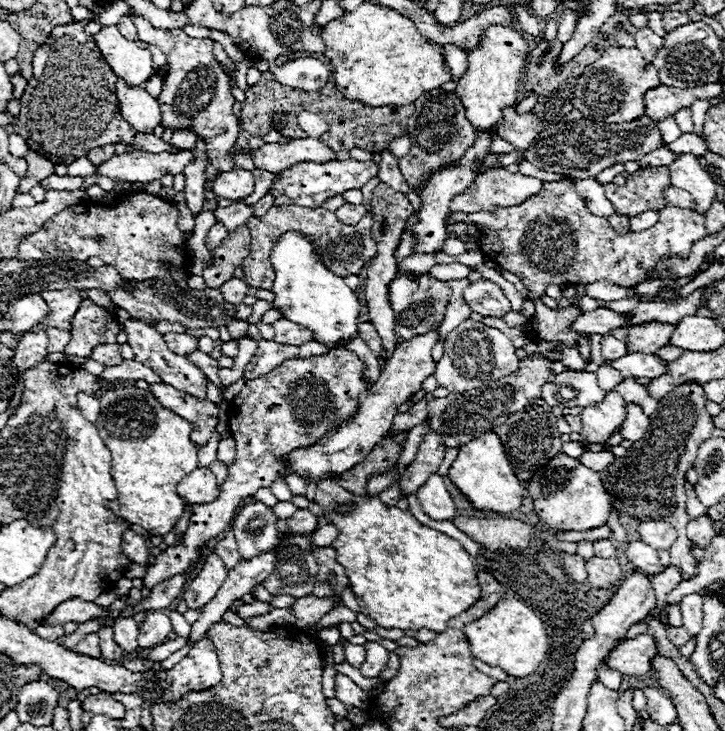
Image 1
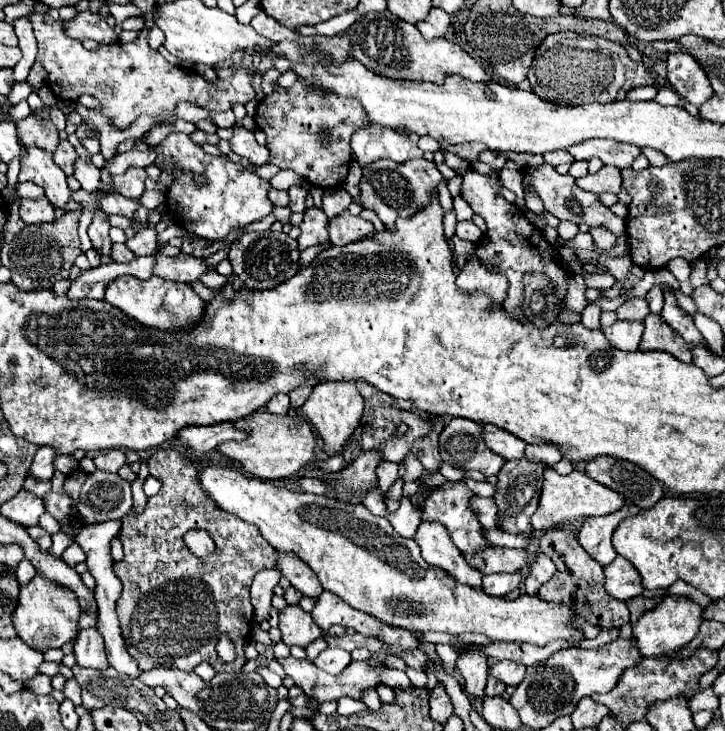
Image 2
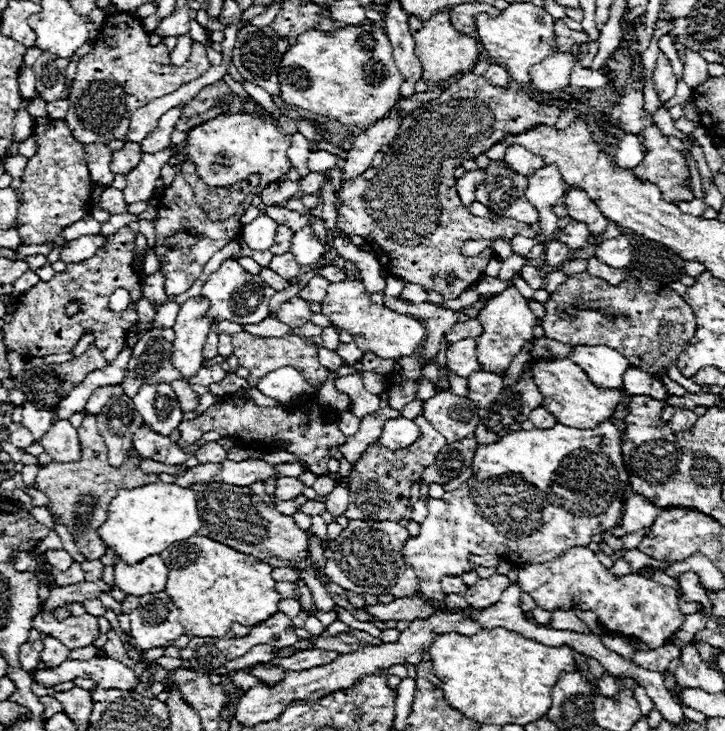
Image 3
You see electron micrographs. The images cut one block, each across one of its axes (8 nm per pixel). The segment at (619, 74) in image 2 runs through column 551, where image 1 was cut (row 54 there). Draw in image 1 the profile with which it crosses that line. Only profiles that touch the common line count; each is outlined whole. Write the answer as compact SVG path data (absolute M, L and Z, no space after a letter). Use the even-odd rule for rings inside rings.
M72 22L66 26L56 26L52 30L52 36L46 40L46 44L42 44L40 50L36 50L34 60L32 60L32 80L26 86L26 92L20 98L20 112L16 116L14 122L14 132L18 136L22 136L28 144L30 150L42 154L44 158L48 158L52 164L72 164L74 160L88 156L88 152L96 146L104 146L104 144L128 144L134 146L136 150L144 148L144 152L176 152L178 148L168 146L162 138L156 138L154 134L144 134L144 132L136 132L118 112L118 100L116 100L116 74L112 72L112 68L106 64L106 60L102 58L100 50L94 44L94 38L88 36L84 32L84 24L86 22Z

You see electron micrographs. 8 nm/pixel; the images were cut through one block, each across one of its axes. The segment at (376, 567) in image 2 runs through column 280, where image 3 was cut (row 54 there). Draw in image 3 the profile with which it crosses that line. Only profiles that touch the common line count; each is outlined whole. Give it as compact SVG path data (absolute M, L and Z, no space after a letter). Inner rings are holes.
M532 2L528 4L510 4L498 18L490 18L488 14L478 14L476 16L476 32L478 40L484 46L486 54L496 62L502 64L510 78L520 82L520 84L530 84L530 66L542 62L544 58L552 56L556 52L556 34L554 34L554 24L556 20L540 6L534 6Z

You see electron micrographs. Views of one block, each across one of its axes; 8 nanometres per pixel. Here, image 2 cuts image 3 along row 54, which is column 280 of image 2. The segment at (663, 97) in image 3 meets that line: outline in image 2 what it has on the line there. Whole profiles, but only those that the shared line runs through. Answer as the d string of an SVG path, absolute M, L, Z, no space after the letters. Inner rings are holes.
M380 652L380 654L372 654L372 658L366 660L366 662L352 662L352 664L350 664L342 674L338 674L338 676L332 676L332 674L316 668L316 664L312 664L312 662L306 662L306 660L300 662L300 660L292 658L292 656L278 660L278 664L284 668L284 672L286 672L290 678L294 678L296 686L300 686L308 698L314 698L314 700L318 700L318 702L338 700L338 698L342 698L342 696L350 696L350 698L360 700L364 688L376 688L376 686L380 684L380 678L376 676L376 672L372 672L370 666L372 666L372 664L382 666L380 660L386 658L386 656L388 656L386 652Z

